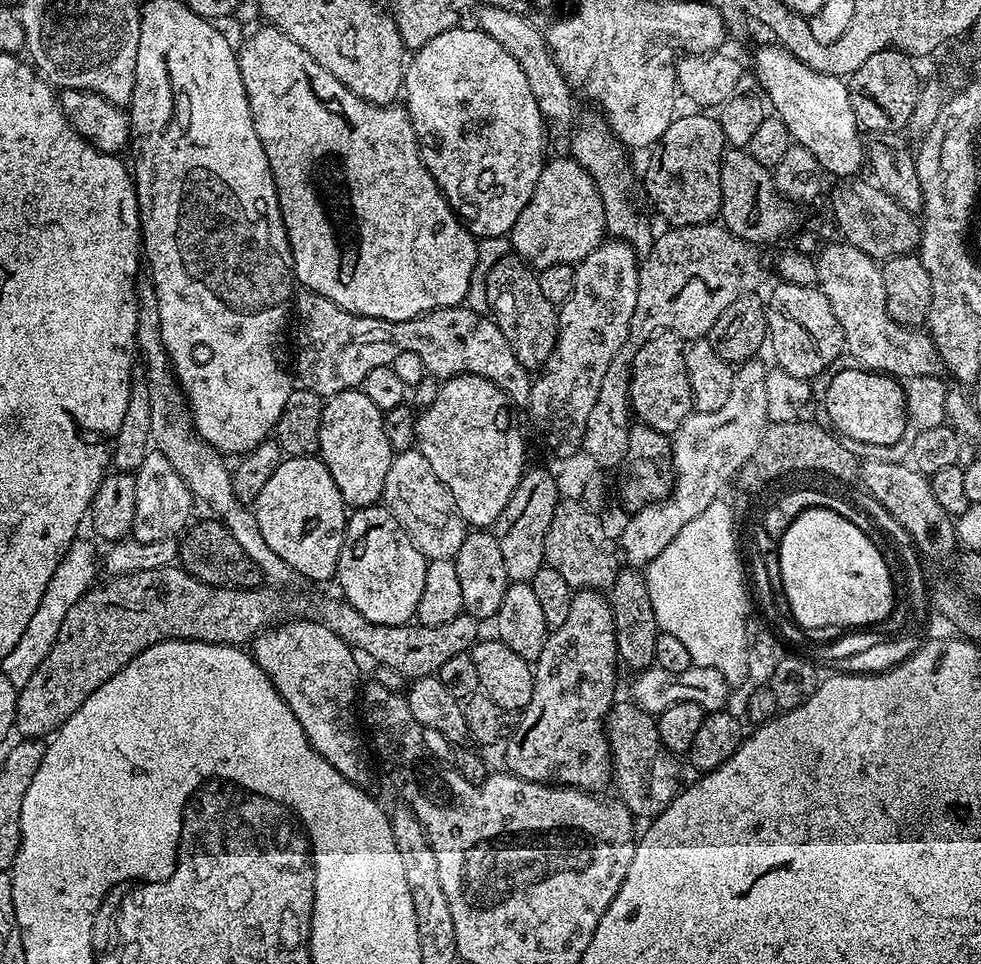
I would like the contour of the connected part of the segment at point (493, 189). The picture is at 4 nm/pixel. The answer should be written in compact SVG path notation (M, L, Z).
M457 26L430 39L430 42L426 42L425 45L411 53L404 70L402 100L408 109L408 116L412 119L412 125L420 143L420 157L424 159L426 170L430 170L434 182L440 187L440 193L447 198L452 211L460 217L469 232L477 238L483 238L483 236L507 237L511 233L514 222L518 222L518 214L522 214L522 210L526 210L526 202L530 202L530 198L534 194L534 186L538 186L538 178L542 178L542 170L546 157L549 155L549 153L547 154L548 136L544 133L546 121L534 98L534 90L530 90L530 82L526 82L526 74L522 74L522 66L518 66L516 59L494 38L490 38L490 34L480 31L479 27Z

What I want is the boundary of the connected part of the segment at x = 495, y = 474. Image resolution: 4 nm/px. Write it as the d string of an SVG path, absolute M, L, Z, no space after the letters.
M452 376L441 383L438 398L416 418L416 448L430 462L430 470L438 474L446 490L450 490L465 525L476 530L488 530L495 525L526 471L524 440L512 411L512 401L494 382L481 376Z

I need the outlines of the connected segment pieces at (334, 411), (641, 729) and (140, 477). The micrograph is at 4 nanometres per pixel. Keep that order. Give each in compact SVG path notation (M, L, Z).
M349 390L327 397L322 410L319 459L330 470L349 509L371 508L381 503L386 486L386 470L394 453L386 442L384 413L366 398L363 390Z
M635 702L628 704L613 703L612 709L608 712L606 721L606 731L608 734L608 745L612 751L612 775L614 777L614 788L618 791L618 799L631 810L633 817L648 816L655 818L661 812L665 812L670 806L670 802L681 791L680 768L676 765L677 757L662 742L658 734L656 716L647 712L644 708L639 708Z
M149 450L146 458L142 458L142 466L136 469L134 475L136 485L131 539L138 542L162 542L179 537L193 519L194 497L188 483L178 474L178 470L174 470L174 466L170 466L168 459L155 450Z

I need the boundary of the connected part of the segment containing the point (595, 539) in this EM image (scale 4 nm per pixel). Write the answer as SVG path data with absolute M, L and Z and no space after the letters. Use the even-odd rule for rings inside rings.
M561 499L560 505L554 510L554 518L550 518L550 530L546 530L544 547L545 565L558 570L558 574L566 578L573 590L611 589L614 578L622 567L617 541L613 533L612 536L608 533L607 526L592 513L595 511L587 503L577 500Z

